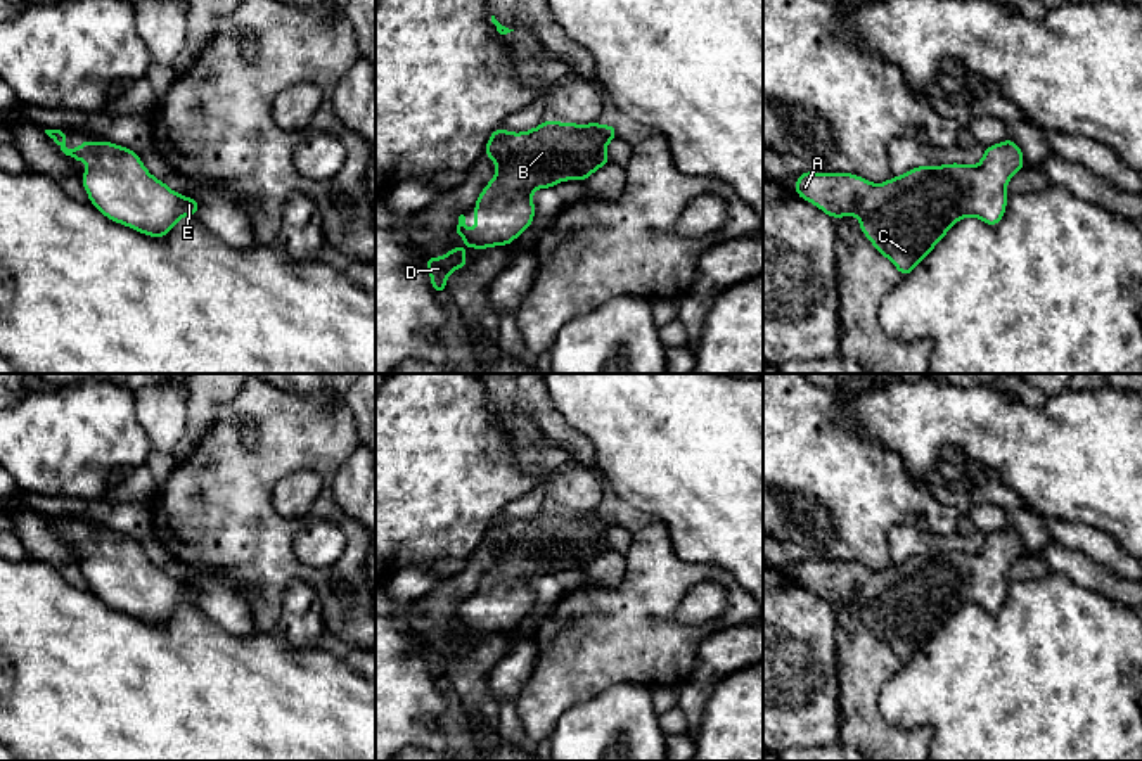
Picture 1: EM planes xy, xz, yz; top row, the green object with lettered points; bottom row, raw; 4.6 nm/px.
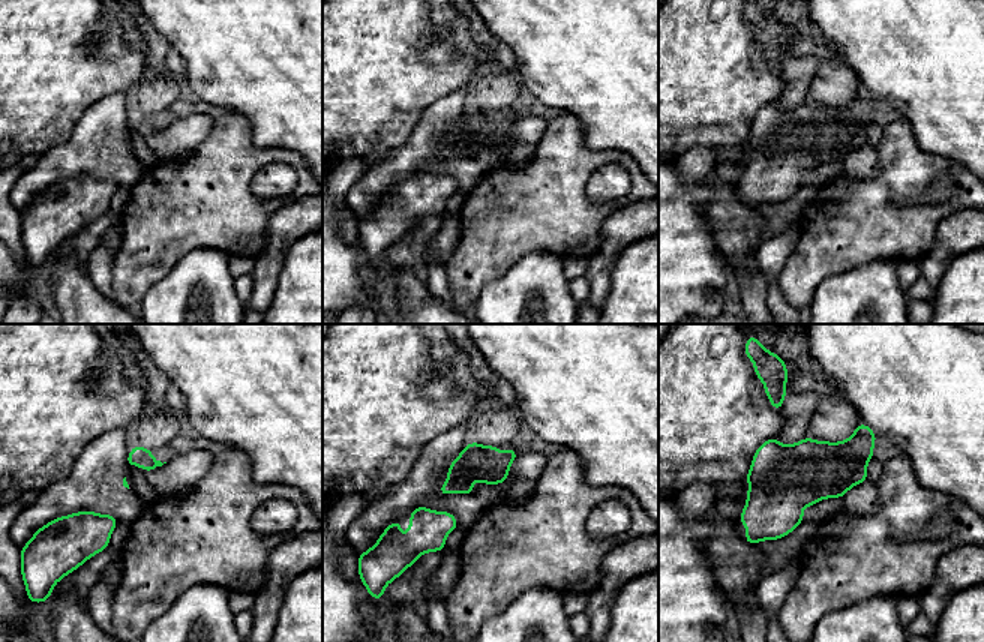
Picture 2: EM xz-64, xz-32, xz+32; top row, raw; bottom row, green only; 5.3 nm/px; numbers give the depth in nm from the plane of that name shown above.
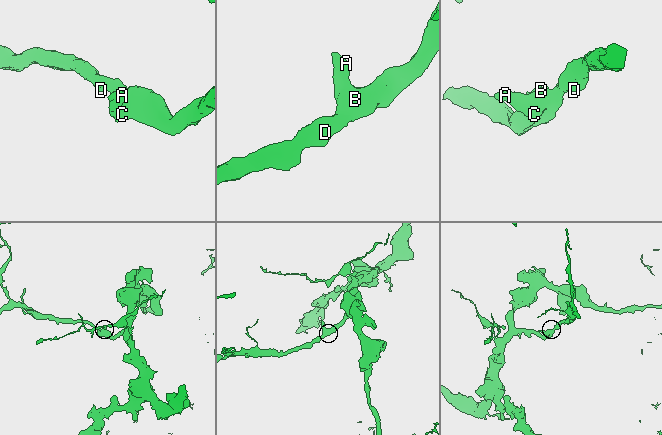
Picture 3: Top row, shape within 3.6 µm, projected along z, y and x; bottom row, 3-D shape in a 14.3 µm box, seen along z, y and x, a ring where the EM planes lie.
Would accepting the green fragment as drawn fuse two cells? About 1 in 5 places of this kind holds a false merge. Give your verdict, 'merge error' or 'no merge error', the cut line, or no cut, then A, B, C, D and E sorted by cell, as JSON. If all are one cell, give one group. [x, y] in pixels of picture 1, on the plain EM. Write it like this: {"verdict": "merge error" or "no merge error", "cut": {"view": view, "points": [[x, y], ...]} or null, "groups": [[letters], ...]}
{"verdict": "no merge error", "cut": null, "groups": [["A", "B", "C", "D", "E"]]}

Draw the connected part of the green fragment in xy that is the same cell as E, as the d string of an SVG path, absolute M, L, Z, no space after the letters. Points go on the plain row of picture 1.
M45 517L45 521L66 543L88 550L87 559L80 562L81 571L88 579L88 588L109 607L149 624L166 624L182 604L197 604L199 590L173 579L164 569L154 566L137 540L112 529L92 529L88 526L78 536L69 538L66 524L71 521L64 517Z

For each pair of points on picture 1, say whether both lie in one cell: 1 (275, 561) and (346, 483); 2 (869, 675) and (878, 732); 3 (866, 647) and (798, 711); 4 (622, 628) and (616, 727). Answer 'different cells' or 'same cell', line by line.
1: different cells
2: same cell
3: different cells
4: different cells

